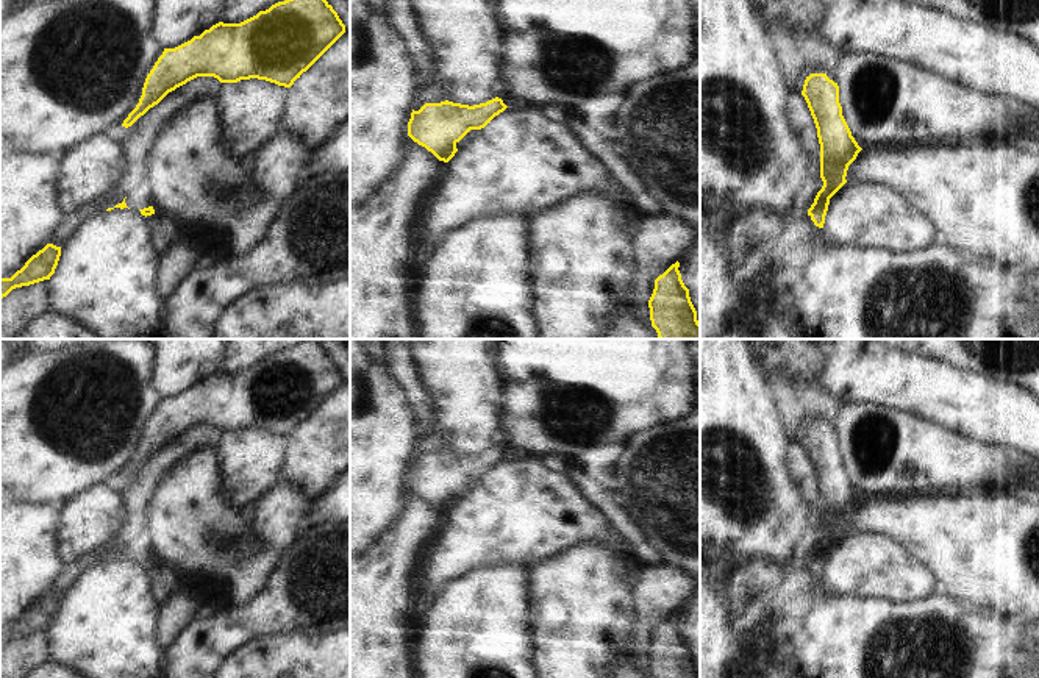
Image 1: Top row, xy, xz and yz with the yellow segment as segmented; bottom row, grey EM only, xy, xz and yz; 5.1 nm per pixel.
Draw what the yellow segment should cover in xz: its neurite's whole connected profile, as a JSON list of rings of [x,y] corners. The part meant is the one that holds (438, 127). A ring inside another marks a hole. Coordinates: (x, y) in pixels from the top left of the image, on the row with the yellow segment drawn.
[[[492,97],[480,105],[461,105],[453,102],[425,103],[411,112],[408,136],[431,152],[439,161],[448,162],[458,152],[456,144],[470,131],[484,128],[508,106],[527,108],[525,102],[508,97]]]

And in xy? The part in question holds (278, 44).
[[[284,0],[272,5],[266,11],[259,11],[256,16],[241,23],[219,22],[209,30],[205,30],[200,36],[194,36],[191,41],[175,48],[164,48],[145,78],[139,103],[123,120],[122,127],[131,127],[169,92],[197,77],[214,77],[220,83],[237,83],[241,80],[258,78],[291,87],[294,81],[300,78],[300,75],[306,72],[344,33],[345,25],[327,0]]]

